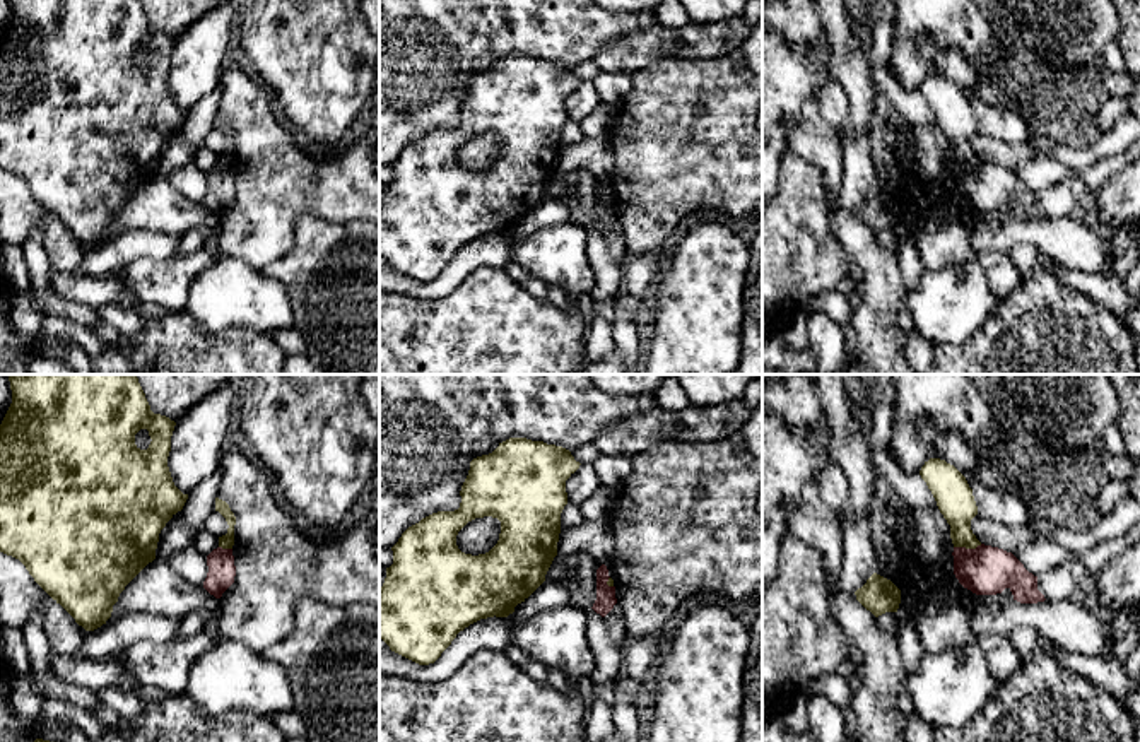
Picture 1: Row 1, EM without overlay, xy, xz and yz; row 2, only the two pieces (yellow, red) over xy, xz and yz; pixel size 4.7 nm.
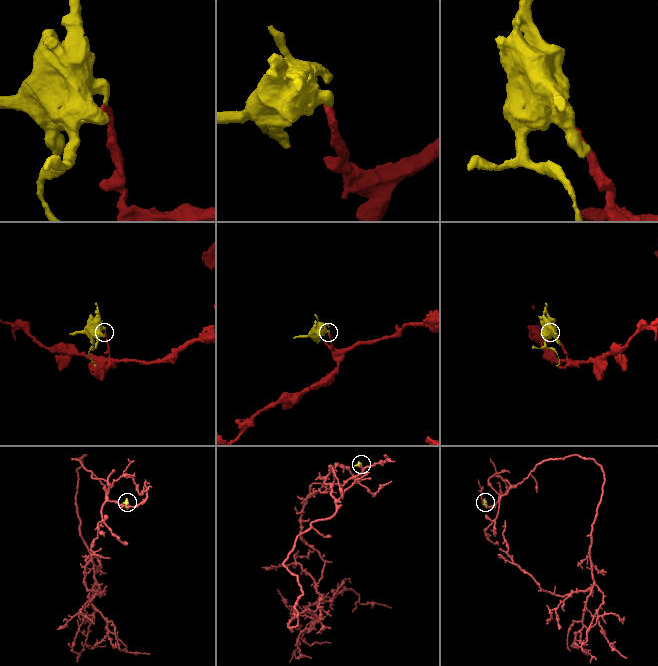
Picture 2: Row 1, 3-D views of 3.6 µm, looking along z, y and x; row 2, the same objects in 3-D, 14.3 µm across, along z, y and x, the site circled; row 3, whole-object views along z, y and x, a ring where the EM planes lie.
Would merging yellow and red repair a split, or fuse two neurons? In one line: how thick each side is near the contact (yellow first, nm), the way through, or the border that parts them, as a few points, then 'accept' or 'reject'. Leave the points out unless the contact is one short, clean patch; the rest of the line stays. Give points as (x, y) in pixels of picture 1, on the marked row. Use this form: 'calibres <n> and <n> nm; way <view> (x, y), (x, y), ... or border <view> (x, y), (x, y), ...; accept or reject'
calibres 180 and 220 nm; border yz (981, 544), (954, 547); reject

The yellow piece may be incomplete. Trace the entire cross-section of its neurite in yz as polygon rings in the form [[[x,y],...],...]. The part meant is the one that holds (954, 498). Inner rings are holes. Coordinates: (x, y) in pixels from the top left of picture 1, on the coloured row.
[[[940,458],[925,462],[920,475],[950,525],[954,547],[976,549],[981,545],[971,530],[971,520],[978,515],[978,506],[966,477],[954,465]]]

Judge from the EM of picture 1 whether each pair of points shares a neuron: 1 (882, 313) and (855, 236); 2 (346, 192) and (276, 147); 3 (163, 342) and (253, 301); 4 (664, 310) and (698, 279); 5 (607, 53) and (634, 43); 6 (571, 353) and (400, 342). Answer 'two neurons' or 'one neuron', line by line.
1: one neuron
2: one neuron
3: two neurons
4: one neuron
5: one neuron
6: one neuron

